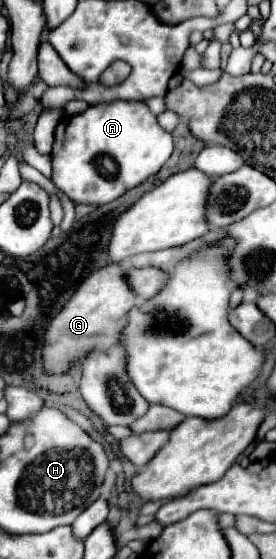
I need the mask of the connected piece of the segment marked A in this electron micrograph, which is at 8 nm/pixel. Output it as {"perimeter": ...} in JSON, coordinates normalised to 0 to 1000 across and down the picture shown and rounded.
{"perimeter":[[[395,181],[330,188],[315,199],[236,209],[199,231],[199,252],[185,267],[185,295],[192,313],[185,324],[214,342],[228,342],[264,363],[315,367],[380,367],[417,360],[453,342],[496,335],[533,317],[562,313],[591,292],[620,281],[627,249],[620,242],[576,227],[569,209],[540,199],[525,181]]]}

